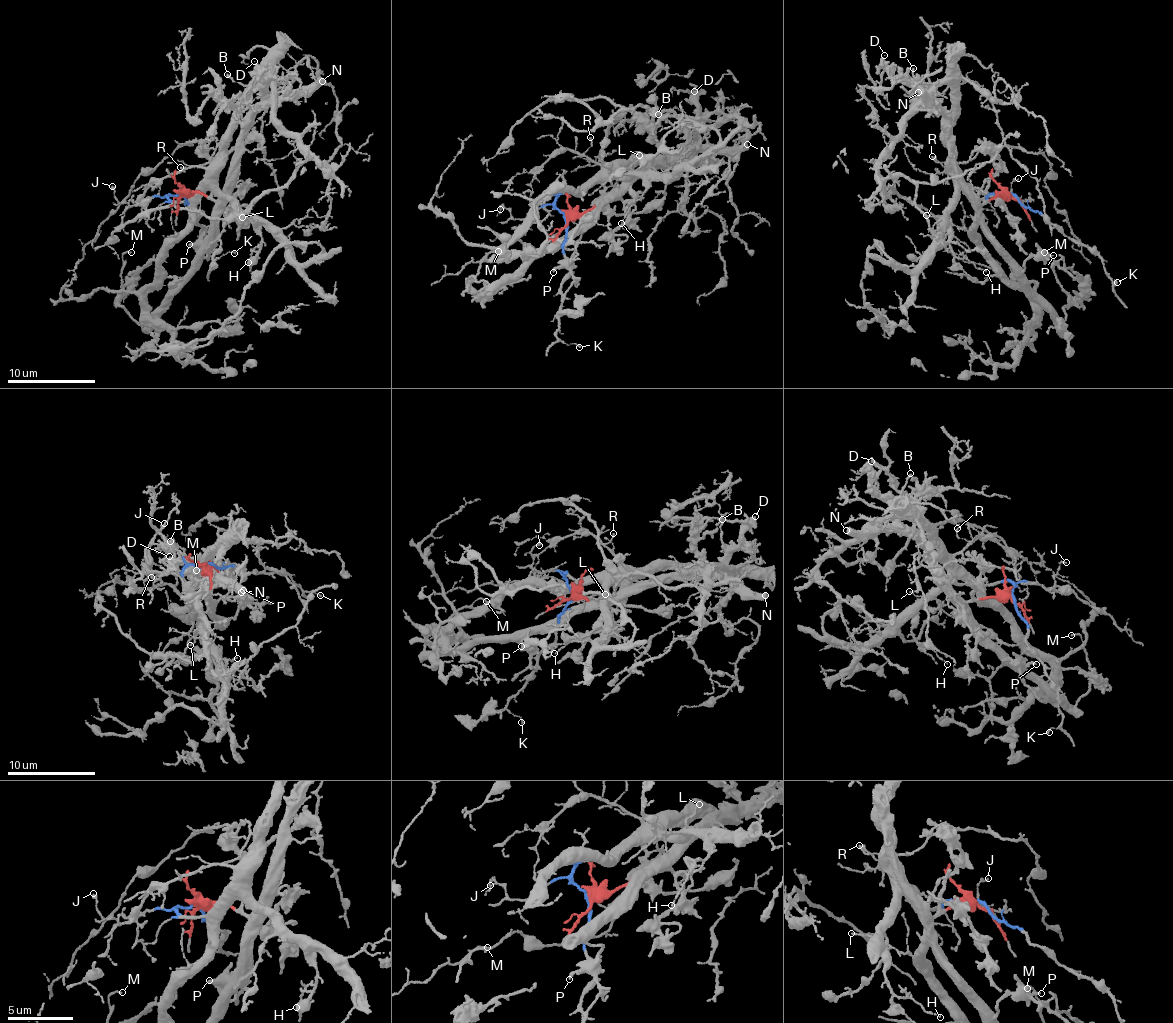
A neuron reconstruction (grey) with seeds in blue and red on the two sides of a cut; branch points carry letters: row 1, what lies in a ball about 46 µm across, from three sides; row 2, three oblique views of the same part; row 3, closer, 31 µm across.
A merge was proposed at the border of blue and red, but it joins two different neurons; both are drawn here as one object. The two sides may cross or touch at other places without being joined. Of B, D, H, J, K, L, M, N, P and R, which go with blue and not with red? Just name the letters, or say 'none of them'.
H, J, K, L, R

